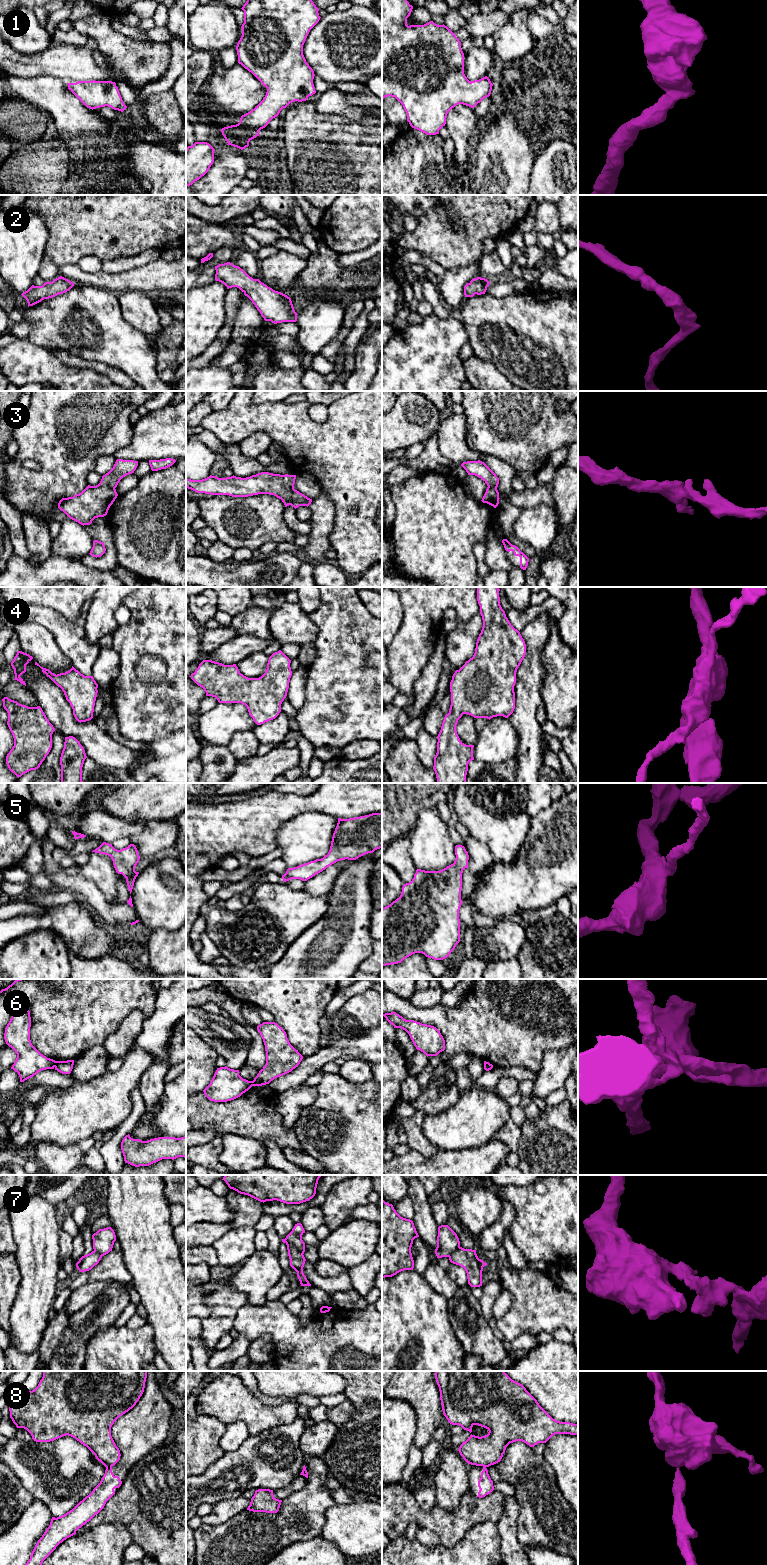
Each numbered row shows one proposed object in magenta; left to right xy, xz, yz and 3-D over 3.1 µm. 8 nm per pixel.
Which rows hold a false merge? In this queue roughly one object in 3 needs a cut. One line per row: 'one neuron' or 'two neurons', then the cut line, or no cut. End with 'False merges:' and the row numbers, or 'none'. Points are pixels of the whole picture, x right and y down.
1: one neuron; cut none
2: one neuron; cut none
3: one neuron; cut none
4: one neuron; cut none
5: one neuron; cut none
6: two neurons; cut xy (56, 1061), (54, 1066)
7: two neurons; cut xz (285, 1238), (302, 1254)
8: two neurons; cut xy (106, 1466), (111, 1467)
False merges: 6, 7, 8

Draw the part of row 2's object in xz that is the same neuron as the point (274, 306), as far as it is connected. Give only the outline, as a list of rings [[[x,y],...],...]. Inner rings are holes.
[[[230,262],[215,266],[215,270],[215,280],[223,283],[227,289],[239,288],[252,301],[265,321],[274,324],[297,321],[298,314],[287,295],[273,290],[259,279],[253,279]]]

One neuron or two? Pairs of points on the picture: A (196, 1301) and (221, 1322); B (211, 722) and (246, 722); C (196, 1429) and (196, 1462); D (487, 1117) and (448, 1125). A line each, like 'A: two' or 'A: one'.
A: two
B: one
C: one
D: one

